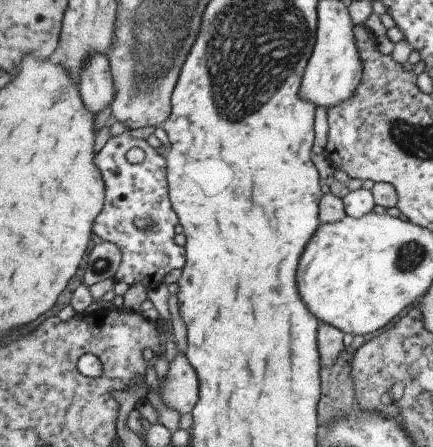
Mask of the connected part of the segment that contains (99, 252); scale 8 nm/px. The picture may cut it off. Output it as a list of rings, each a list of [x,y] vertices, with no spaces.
[[[103,241],[91,248],[85,260],[82,284],[86,287],[105,279],[113,278],[120,263],[120,252],[116,245]]]

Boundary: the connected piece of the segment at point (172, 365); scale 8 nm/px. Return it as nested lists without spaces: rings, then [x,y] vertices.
[[[176,352],[174,358],[168,361],[165,378],[157,378],[157,382],[165,408],[172,408],[181,415],[191,412],[198,399],[198,380],[185,353]]]

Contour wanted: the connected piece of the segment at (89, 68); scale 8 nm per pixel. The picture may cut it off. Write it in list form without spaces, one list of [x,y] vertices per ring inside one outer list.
[[[106,54],[90,57],[78,77],[81,102],[85,110],[95,116],[114,97]]]

